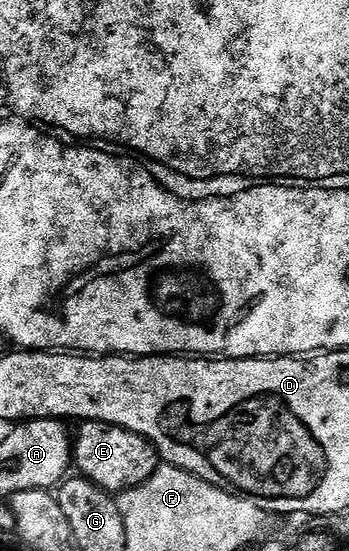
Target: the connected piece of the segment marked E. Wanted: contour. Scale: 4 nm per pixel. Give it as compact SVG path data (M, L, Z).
M87 421L78 429L81 430L75 433L75 440L72 442L72 464L80 476L93 481L105 492L120 495L127 489L137 488L151 479L158 469L157 448L146 437L102 421Z

